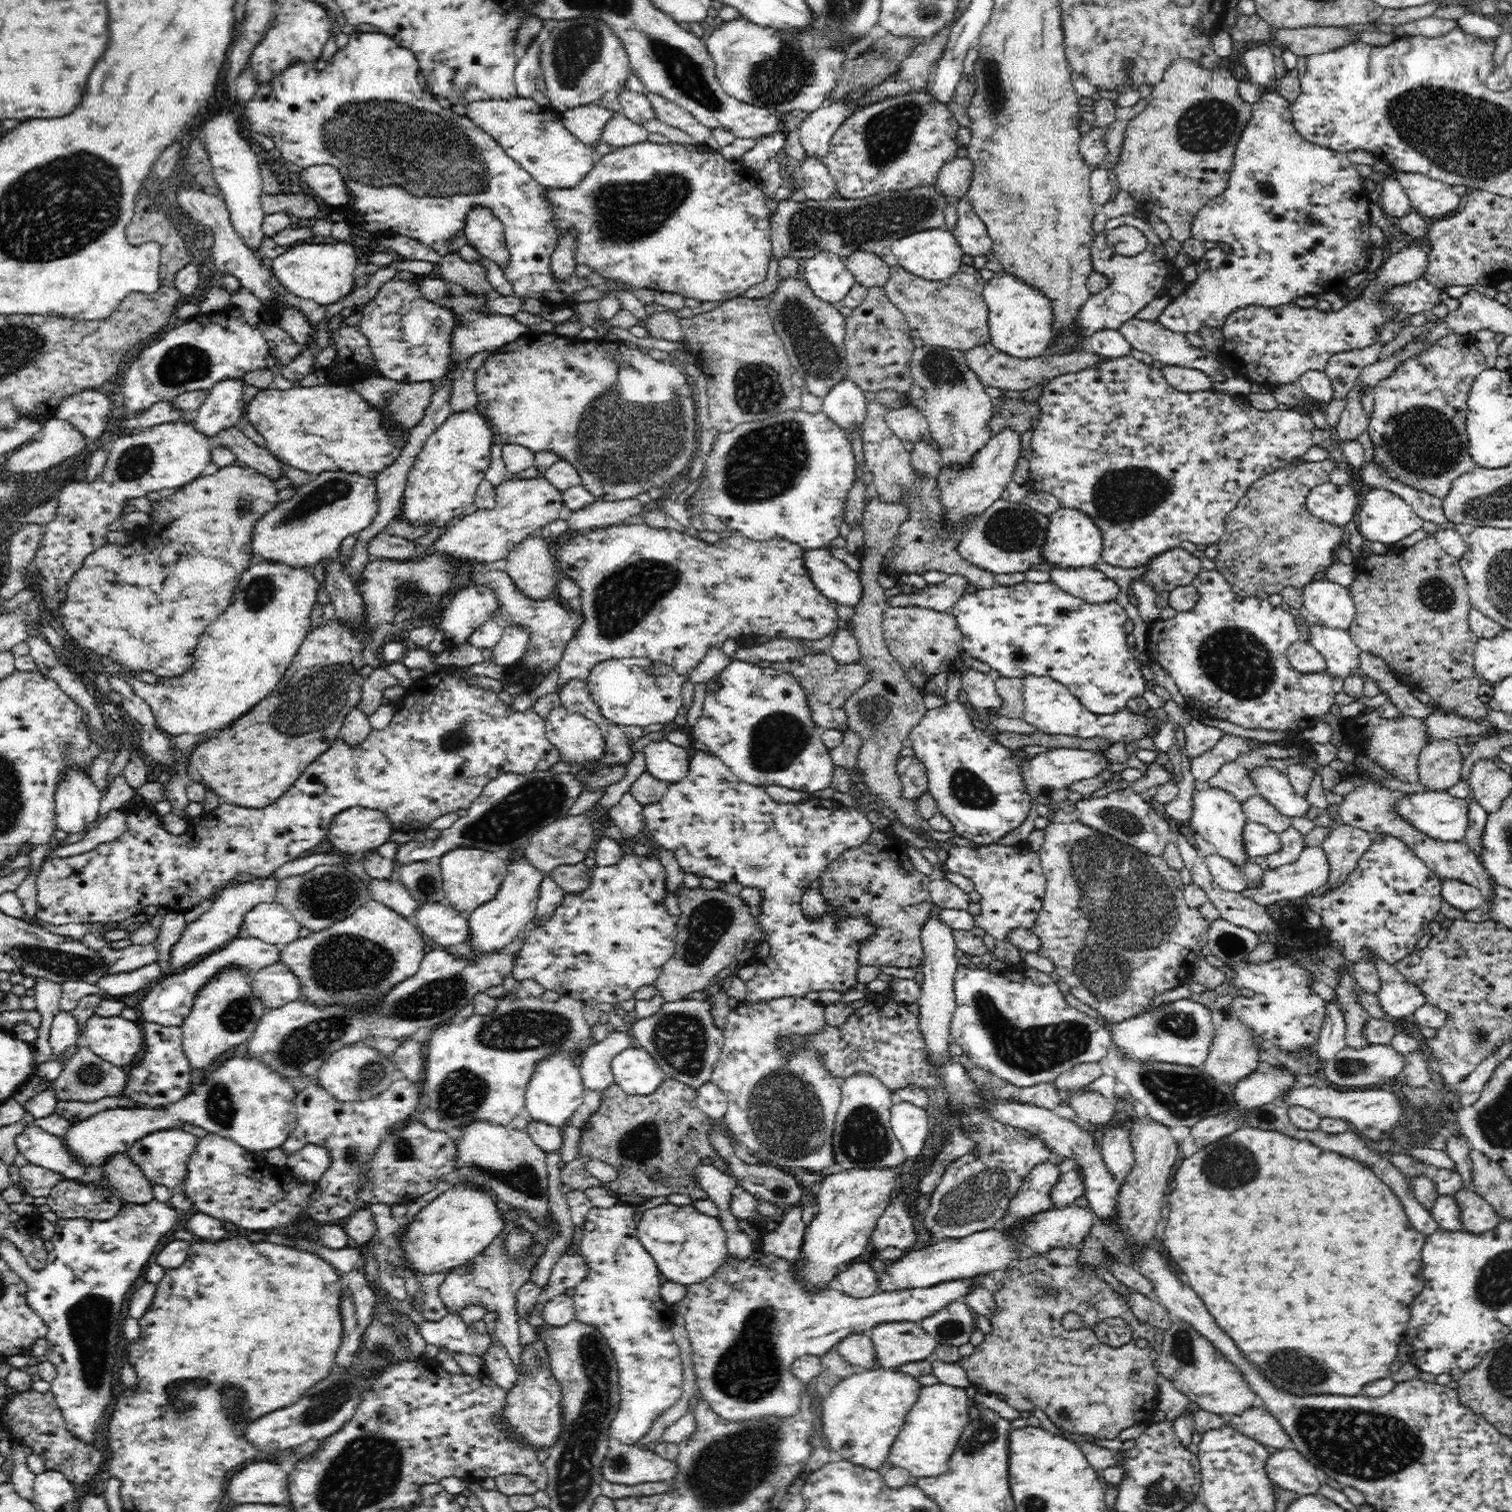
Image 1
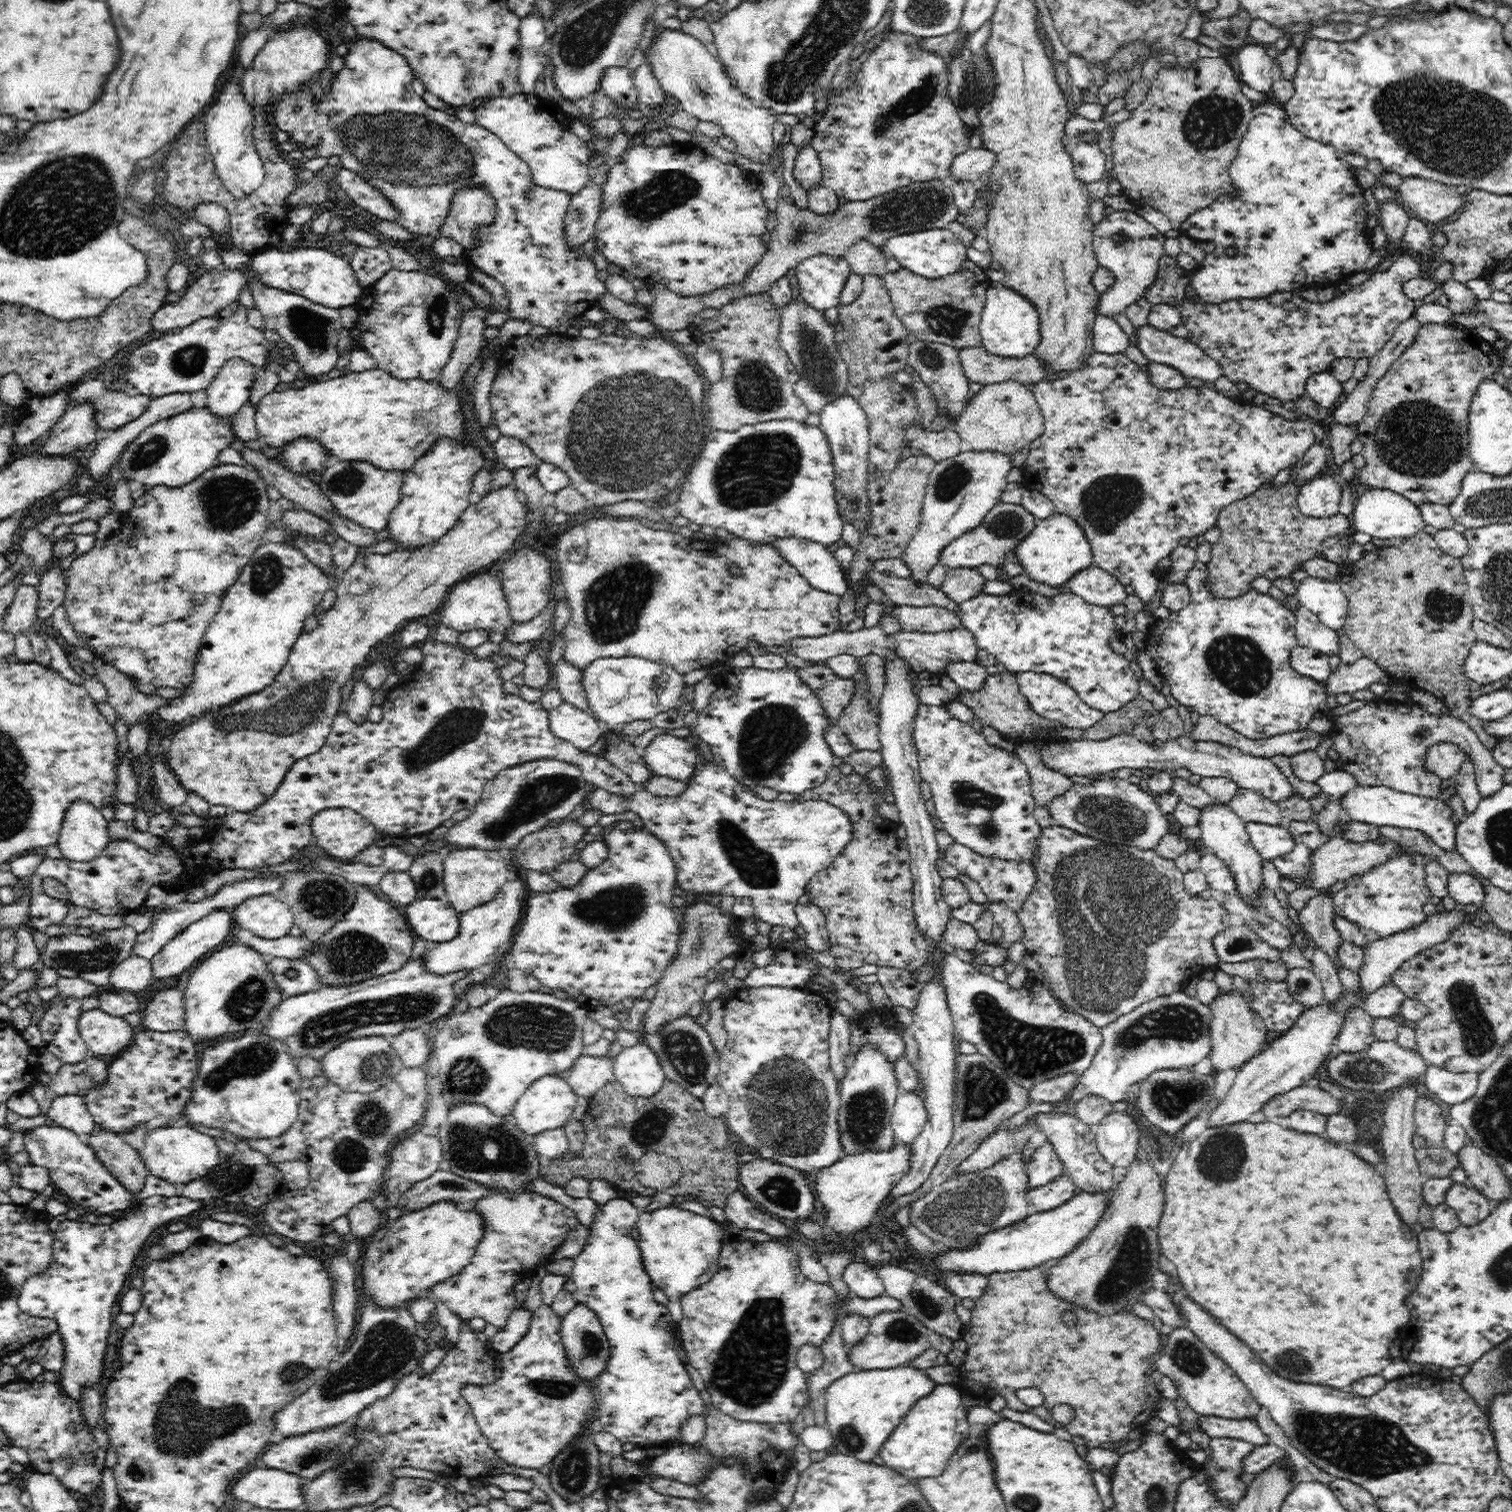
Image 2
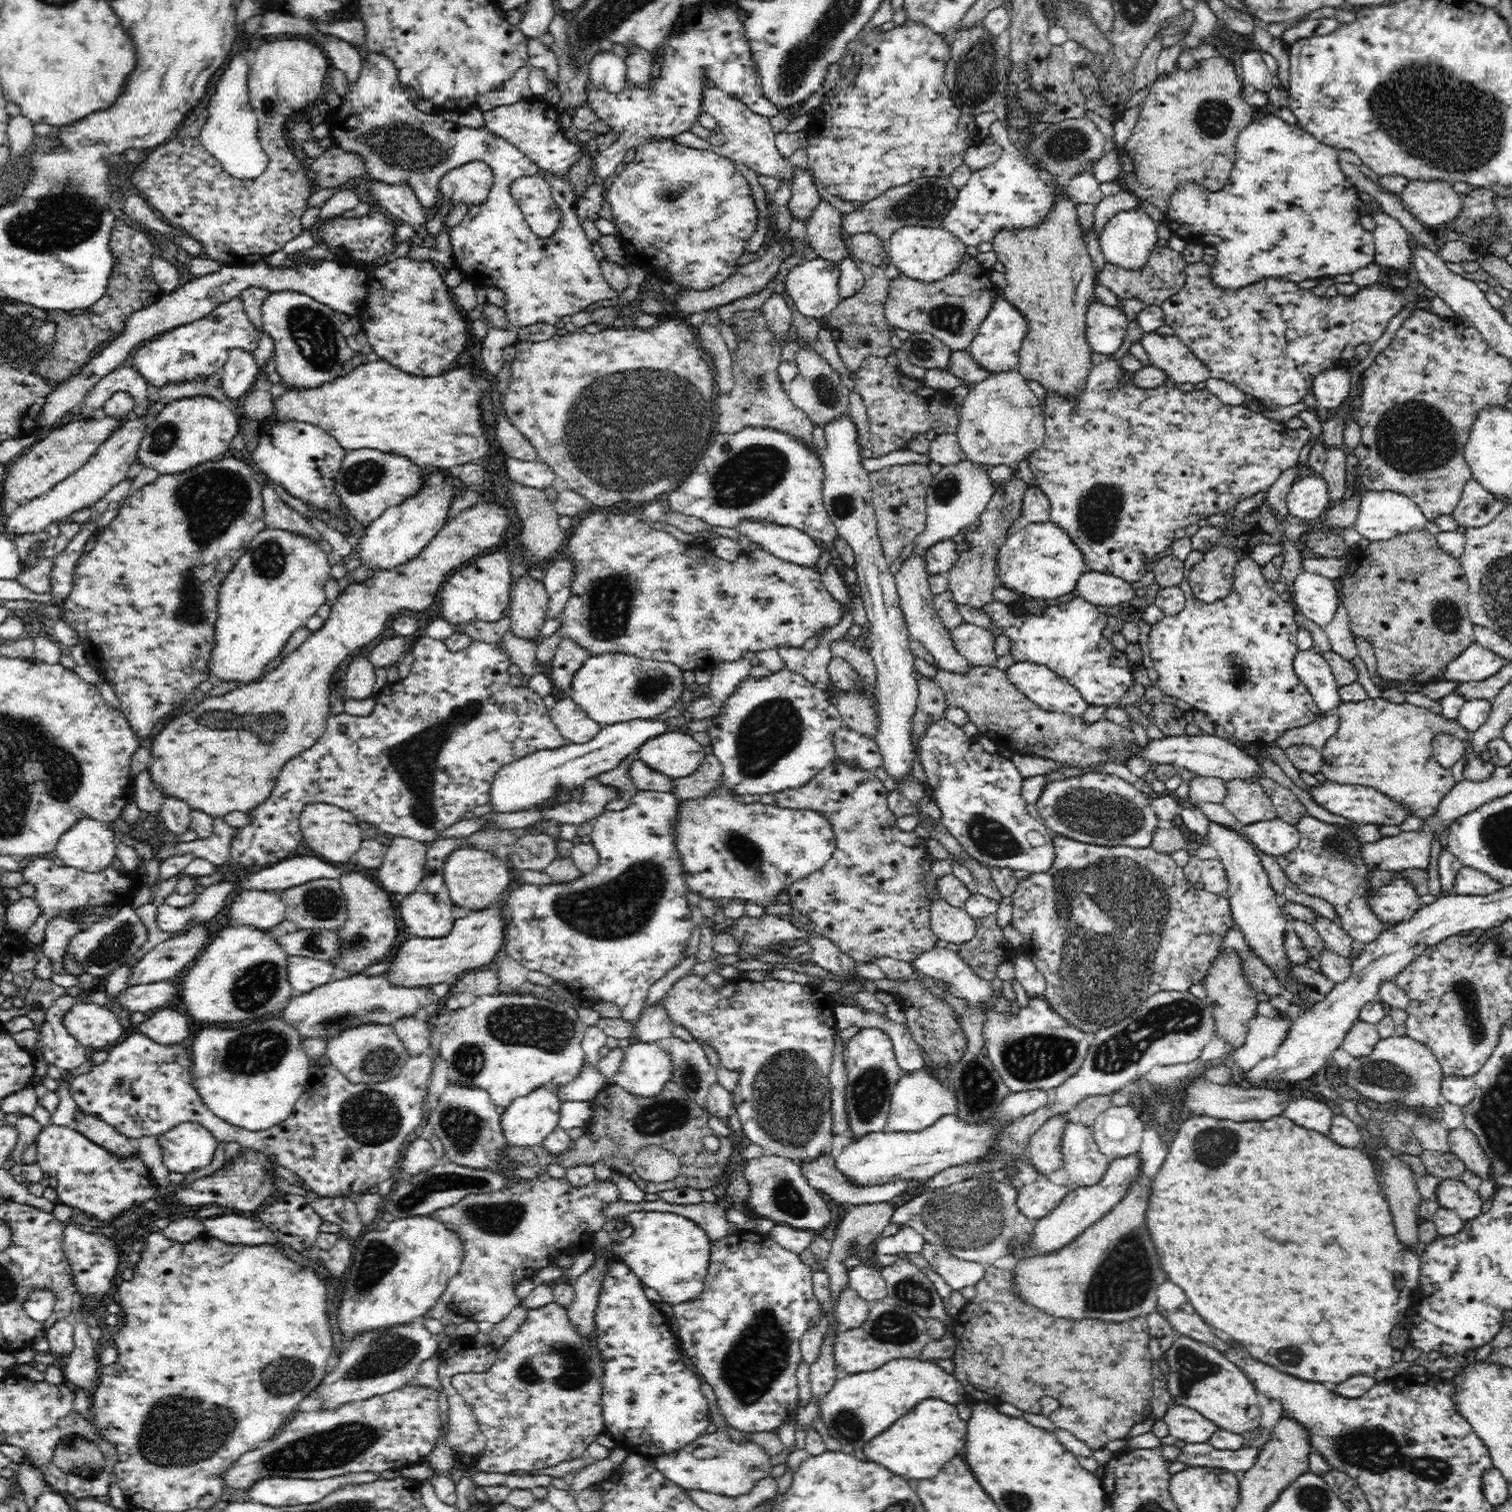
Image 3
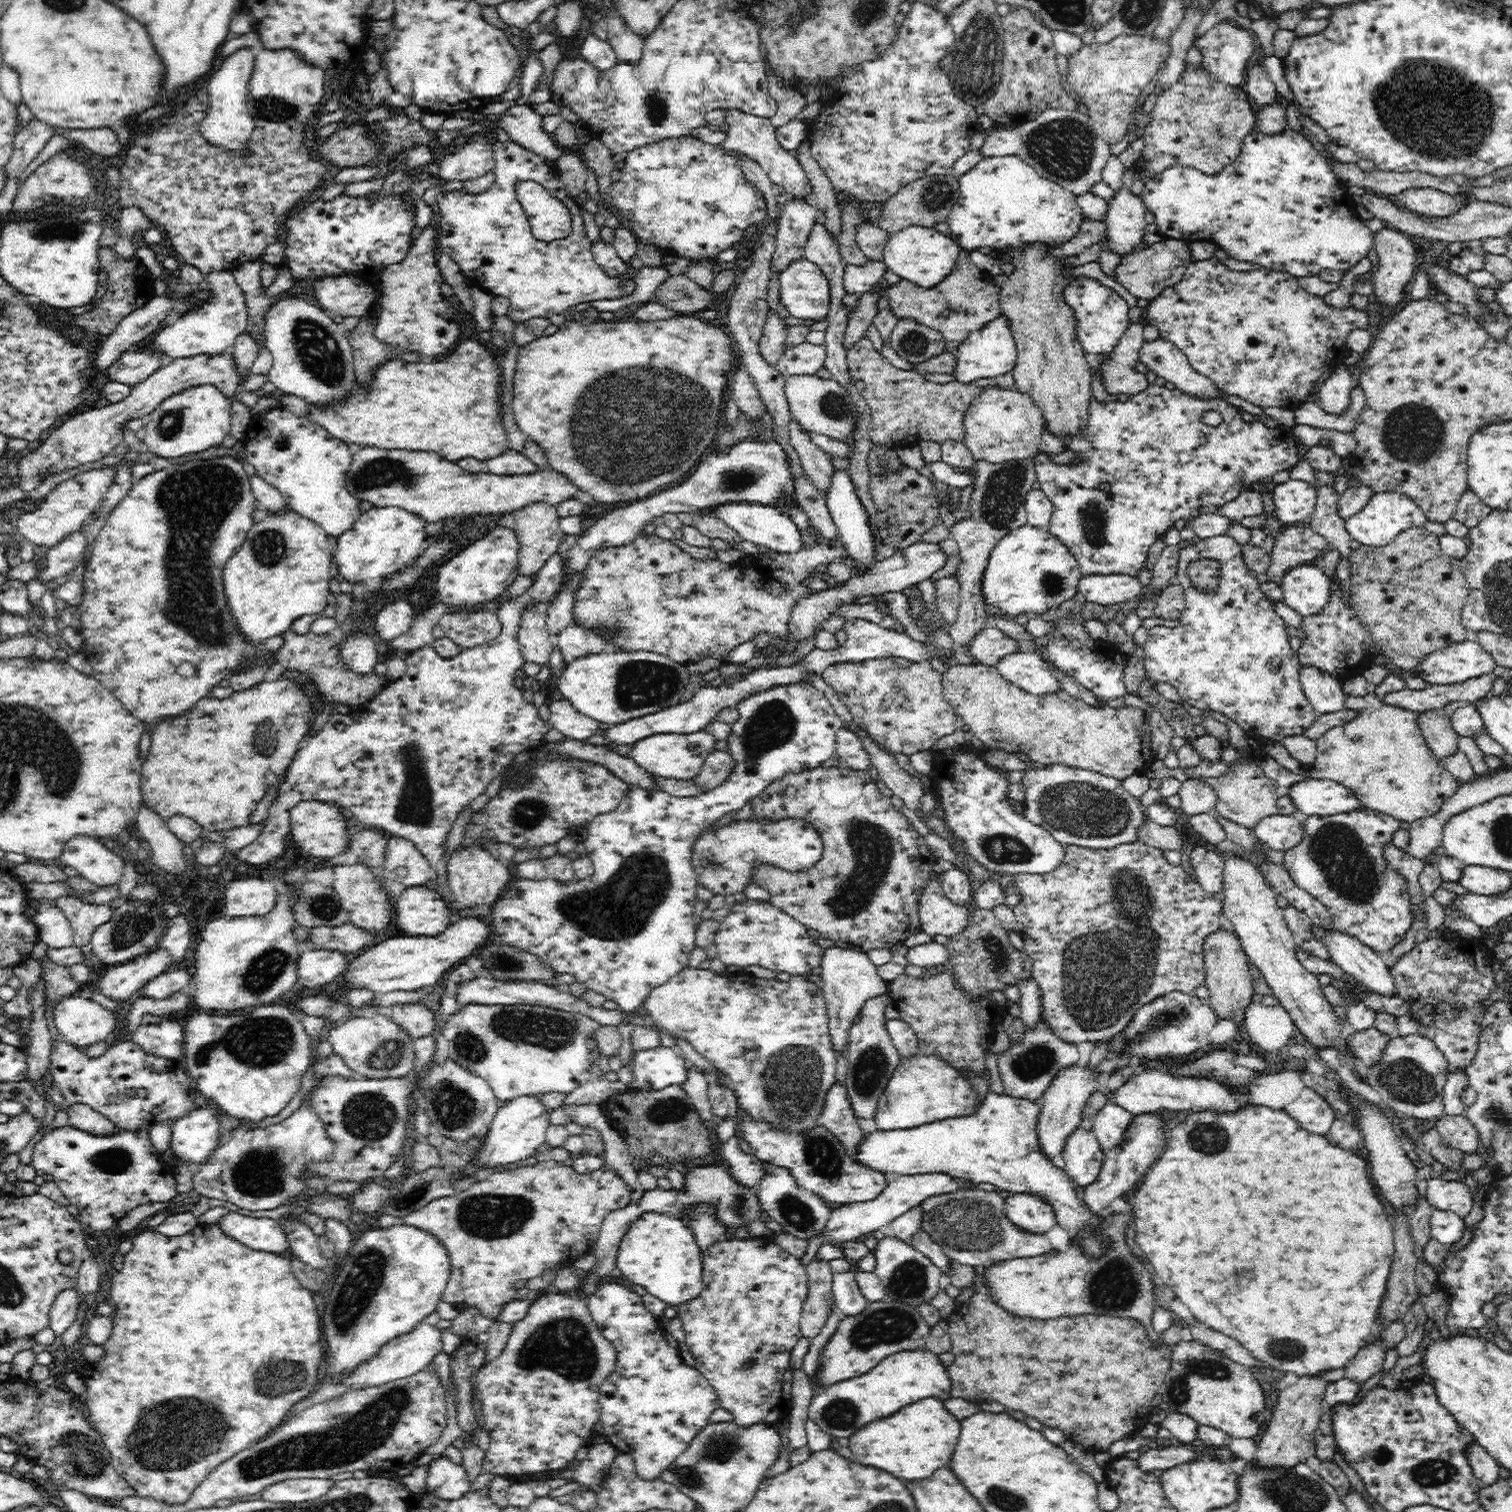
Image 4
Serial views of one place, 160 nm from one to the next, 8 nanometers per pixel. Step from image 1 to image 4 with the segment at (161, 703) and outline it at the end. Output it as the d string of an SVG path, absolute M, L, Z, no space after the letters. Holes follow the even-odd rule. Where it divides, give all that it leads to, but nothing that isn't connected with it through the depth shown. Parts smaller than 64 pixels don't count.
M290 508L268 512L265 519L250 524L246 536L248 538L242 542L244 546L240 546L224 566L224 592L241 634L249 636L254 644L264 644L264 640L291 630L292 622L300 616L322 613L331 593L328 584L333 575L331 557L334 548L329 543L329 535L319 524Z

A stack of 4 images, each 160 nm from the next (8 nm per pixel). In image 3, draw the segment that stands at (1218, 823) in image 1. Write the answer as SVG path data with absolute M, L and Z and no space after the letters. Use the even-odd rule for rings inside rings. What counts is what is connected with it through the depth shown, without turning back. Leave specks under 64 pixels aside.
M1208 821L1203 833L1210 846L1216 849L1218 859L1224 865L1227 886L1230 886L1228 902L1232 908L1232 919L1240 926L1246 943L1252 947L1252 952L1256 952L1274 972L1282 974L1284 966L1292 964L1288 962L1284 945L1289 923L1284 910L1280 910L1274 900L1277 894L1256 853L1256 847L1247 840L1245 835L1216 822Z

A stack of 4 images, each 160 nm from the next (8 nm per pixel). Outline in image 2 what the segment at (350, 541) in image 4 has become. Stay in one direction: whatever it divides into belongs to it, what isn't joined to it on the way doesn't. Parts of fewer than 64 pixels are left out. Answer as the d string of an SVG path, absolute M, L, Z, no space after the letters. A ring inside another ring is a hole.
M450 438L438 439L433 445L432 451L426 452L410 470L405 471L405 482L400 491L400 500L389 514L386 527L389 530L389 537L401 544L401 547L397 549L413 551L442 538L451 528L454 528L454 524L458 522L464 510L470 506L468 496L472 490L472 476L476 476L478 470L484 469L484 456L478 448L465 448Z

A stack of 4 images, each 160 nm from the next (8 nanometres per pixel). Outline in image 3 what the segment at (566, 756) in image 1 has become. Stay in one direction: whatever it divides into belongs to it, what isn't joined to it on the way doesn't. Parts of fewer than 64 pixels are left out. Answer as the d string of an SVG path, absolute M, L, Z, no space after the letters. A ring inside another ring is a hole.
M570 698L556 702L549 710L551 722L568 743L584 744L590 742L601 732L602 726L591 720L582 707Z

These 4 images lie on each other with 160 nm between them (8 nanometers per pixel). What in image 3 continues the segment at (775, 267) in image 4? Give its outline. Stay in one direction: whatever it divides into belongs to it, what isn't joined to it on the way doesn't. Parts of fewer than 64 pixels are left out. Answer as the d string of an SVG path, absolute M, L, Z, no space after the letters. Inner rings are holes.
M794 165L794 180L790 184L792 198L788 203L790 219L804 219L807 224L807 220L814 214L814 210L821 202L817 185L817 181L809 169L804 170L804 168Z

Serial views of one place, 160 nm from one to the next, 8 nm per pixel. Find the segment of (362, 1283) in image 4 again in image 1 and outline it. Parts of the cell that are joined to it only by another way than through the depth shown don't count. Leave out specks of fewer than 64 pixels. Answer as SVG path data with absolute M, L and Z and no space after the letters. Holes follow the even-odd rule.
M468 1183L434 1198L420 1210L406 1228L408 1244L402 1244L406 1258L422 1274L447 1273L470 1263L500 1232L504 1225L502 1212L490 1192L479 1191Z

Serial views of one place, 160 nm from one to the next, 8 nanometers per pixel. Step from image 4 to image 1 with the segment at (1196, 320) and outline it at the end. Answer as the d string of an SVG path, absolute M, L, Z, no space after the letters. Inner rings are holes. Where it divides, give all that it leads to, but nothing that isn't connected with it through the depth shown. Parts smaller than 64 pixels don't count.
M1406 246L1400 252L1392 254L1386 262L1376 271L1375 279L1370 278L1369 285L1362 291L1360 298L1352 304L1348 302L1340 312L1331 310L1322 312L1313 308L1300 308L1298 305L1279 305L1271 308L1264 305L1248 305L1247 308L1236 309L1227 320L1222 322L1222 333L1224 335L1223 345L1220 346L1218 354L1223 364L1231 368L1235 374L1242 374L1250 378L1252 382L1262 382L1262 385L1270 388L1279 384L1290 384L1298 381L1301 374L1307 370L1325 370L1328 360L1337 352L1354 351L1357 348L1366 348L1375 343L1380 335L1381 328L1388 326L1398 316L1398 310L1388 305L1385 301L1390 287L1406 284L1418 280L1427 271L1428 254L1420 246Z

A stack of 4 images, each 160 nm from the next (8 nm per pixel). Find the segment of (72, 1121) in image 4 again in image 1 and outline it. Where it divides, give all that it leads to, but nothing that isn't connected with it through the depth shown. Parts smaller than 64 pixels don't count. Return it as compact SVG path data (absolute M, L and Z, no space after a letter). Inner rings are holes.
M128 1152L114 1156L102 1170L107 1176L107 1184L125 1204L149 1204L154 1199L153 1184L144 1177L140 1167L130 1161Z

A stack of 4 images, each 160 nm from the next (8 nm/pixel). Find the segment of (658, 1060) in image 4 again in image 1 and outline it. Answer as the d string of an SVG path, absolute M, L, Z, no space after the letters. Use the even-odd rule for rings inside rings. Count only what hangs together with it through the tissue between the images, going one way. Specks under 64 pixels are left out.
M636 1045L613 1056L611 1069L616 1084L628 1095L649 1095L668 1078L653 1056Z

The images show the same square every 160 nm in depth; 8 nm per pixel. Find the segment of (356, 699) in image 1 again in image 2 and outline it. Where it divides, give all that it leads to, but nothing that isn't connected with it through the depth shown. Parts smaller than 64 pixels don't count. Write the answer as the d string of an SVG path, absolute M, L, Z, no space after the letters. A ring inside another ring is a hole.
M514 486L501 487L490 491L478 503L470 504L454 528L433 543L413 551L397 549L388 554L359 554L356 562L340 573L333 586L337 595L334 605L318 618L319 624L314 630L304 631L297 638L287 664L271 686L206 714L178 730L168 740L164 759L172 773L178 776L186 790L196 792L212 806L220 804L238 812L250 812L262 806L276 793L296 760L322 748L333 728L334 718L341 713L342 687L351 678L356 666L368 658L373 646L407 622L440 608L451 587L498 560L526 529L529 513L530 509Z

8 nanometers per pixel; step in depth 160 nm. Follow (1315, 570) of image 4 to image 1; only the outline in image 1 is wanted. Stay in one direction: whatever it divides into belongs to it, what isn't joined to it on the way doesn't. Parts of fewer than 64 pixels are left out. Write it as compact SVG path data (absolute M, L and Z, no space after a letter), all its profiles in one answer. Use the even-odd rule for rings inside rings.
M1328 580L1312 581L1303 588L1303 606L1330 628L1348 631L1356 607L1348 588Z

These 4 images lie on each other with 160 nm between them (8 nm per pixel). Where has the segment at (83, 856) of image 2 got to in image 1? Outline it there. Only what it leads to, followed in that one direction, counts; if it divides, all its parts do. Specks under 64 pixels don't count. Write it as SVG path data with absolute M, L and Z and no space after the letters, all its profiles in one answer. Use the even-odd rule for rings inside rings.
M70 767L55 796L57 828L68 834L92 830L103 796L82 767Z

